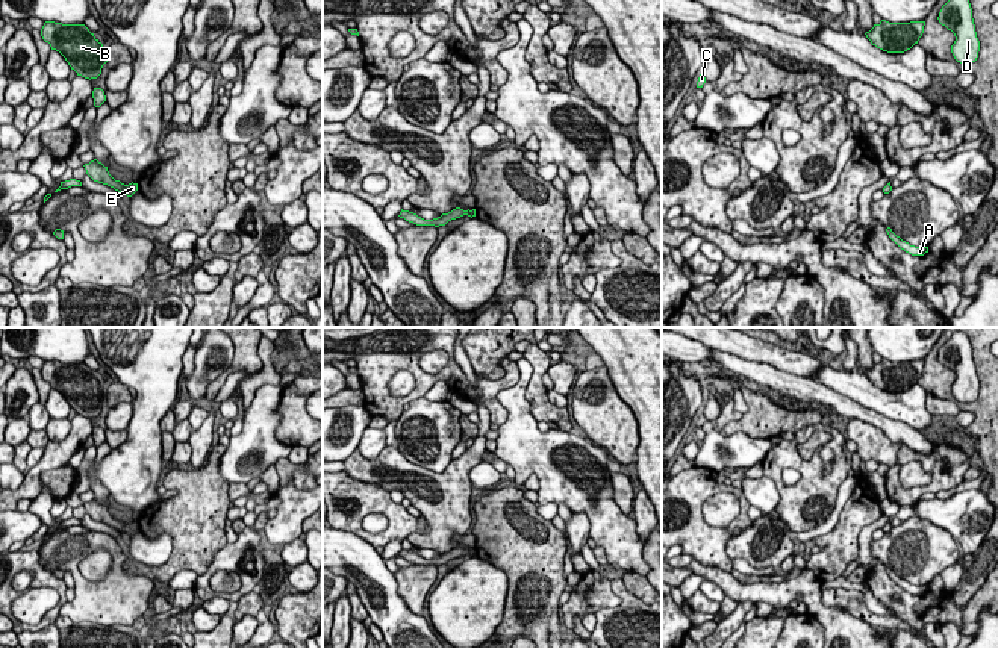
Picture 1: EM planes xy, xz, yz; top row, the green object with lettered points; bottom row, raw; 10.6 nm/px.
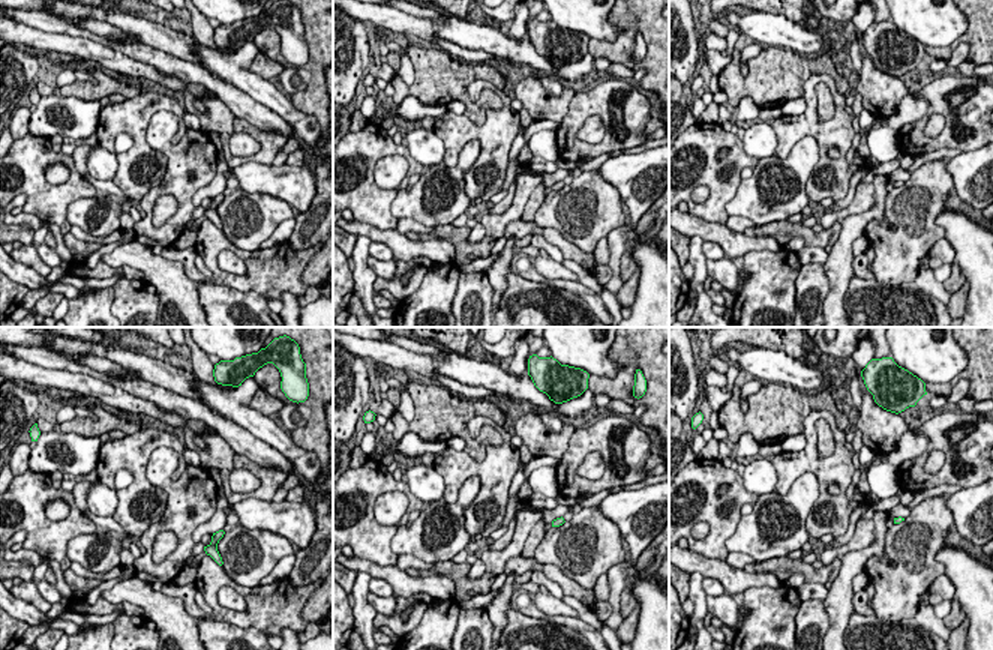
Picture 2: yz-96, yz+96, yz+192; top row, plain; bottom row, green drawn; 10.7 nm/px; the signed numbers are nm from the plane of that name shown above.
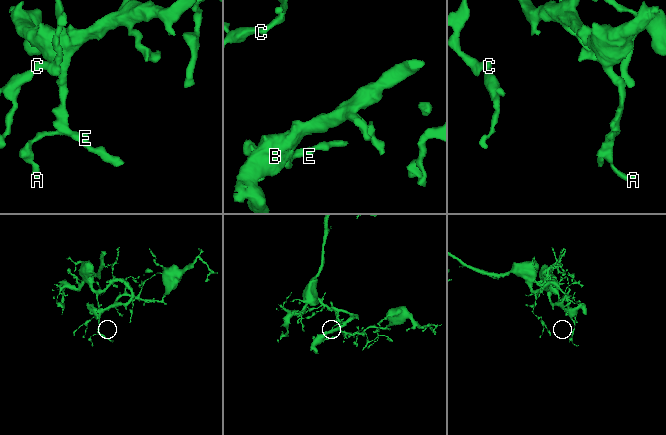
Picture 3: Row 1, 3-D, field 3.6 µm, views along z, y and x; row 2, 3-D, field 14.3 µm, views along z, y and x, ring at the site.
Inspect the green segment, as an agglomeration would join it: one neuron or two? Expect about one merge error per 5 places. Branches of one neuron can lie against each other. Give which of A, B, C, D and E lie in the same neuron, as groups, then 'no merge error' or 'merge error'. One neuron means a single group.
A B C D E | no merge error

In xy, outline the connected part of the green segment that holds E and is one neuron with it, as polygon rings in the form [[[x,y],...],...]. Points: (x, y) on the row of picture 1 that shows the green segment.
[[[97,159],[91,160],[89,164],[83,165],[86,170],[86,174],[98,183],[108,185],[111,188],[114,188],[118,192],[126,194],[127,197],[132,197],[136,191],[138,191],[138,183],[129,183],[124,185],[120,180],[115,180],[109,171],[108,167],[104,167],[101,162],[98,162]]]

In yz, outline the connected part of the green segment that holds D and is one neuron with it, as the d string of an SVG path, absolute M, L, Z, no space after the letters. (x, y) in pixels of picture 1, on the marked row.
M948 0L942 6L937 20L956 36L951 45L954 59L960 64L975 62L980 51L980 41L977 38L969 0Z

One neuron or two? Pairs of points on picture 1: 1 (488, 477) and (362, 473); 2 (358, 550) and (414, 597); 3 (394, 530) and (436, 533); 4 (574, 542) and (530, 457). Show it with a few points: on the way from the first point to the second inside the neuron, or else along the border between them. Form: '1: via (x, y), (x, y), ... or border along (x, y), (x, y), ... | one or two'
1: border along (482, 461), (468, 471), (471, 486) | two
2: border along (392, 573), (397, 582), (397, 594), (418, 613) | two
3: border along (423, 517), (427, 530), (406, 538) | two
4: border along (573, 510), (585, 515), (589, 536) | two

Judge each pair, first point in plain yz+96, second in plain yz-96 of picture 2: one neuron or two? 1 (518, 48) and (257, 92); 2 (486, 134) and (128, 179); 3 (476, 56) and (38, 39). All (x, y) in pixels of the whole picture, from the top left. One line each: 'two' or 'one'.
1: one
2: one
3: two

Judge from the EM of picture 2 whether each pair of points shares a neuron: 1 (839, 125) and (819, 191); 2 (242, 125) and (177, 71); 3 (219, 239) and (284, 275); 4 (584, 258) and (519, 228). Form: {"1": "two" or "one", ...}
{"1": "one", "2": "two", "3": "one", "4": "one"}

